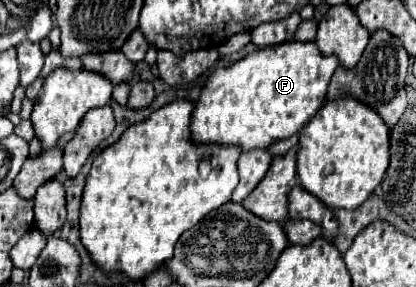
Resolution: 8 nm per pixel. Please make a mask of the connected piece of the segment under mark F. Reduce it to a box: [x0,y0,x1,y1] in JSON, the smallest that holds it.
[192,42,338,152]

